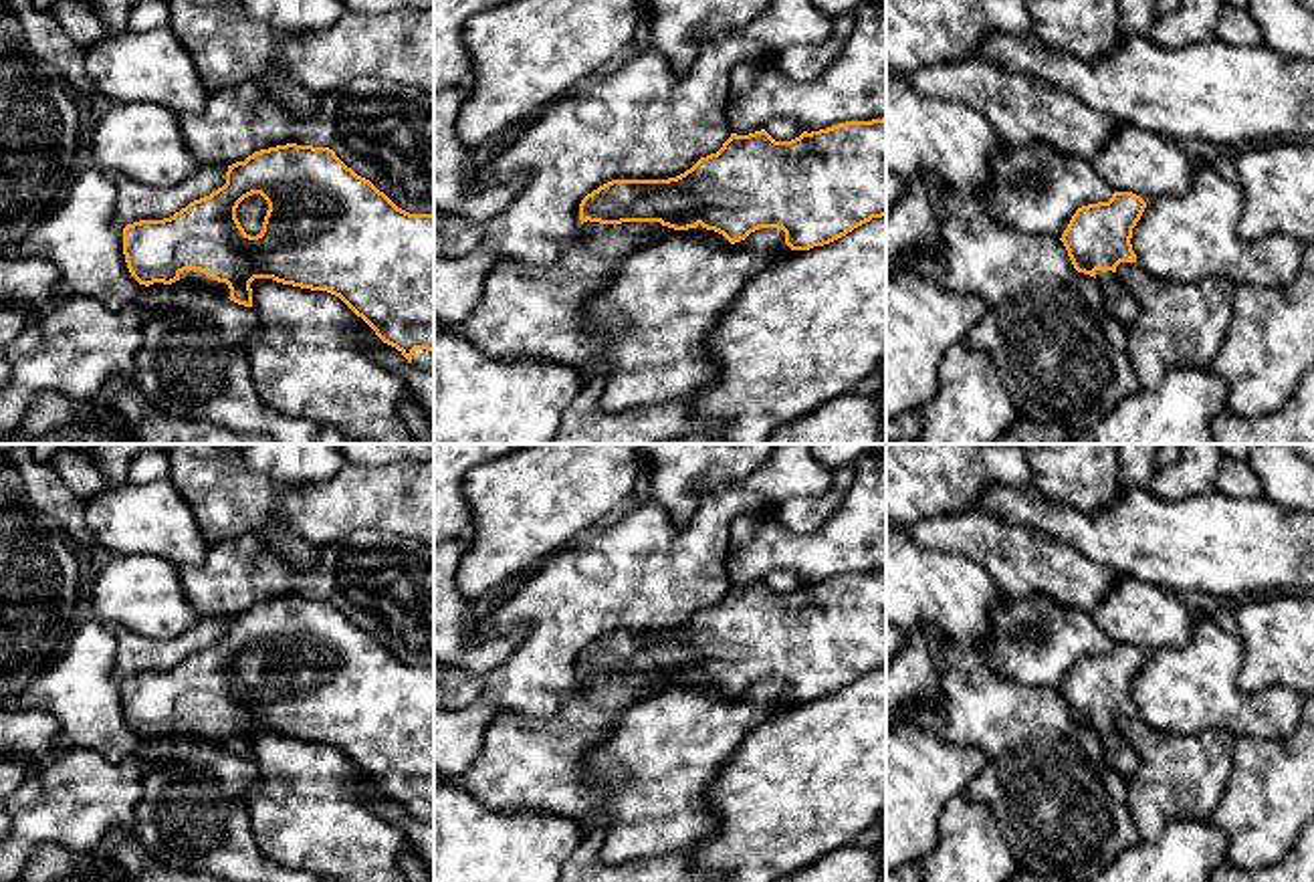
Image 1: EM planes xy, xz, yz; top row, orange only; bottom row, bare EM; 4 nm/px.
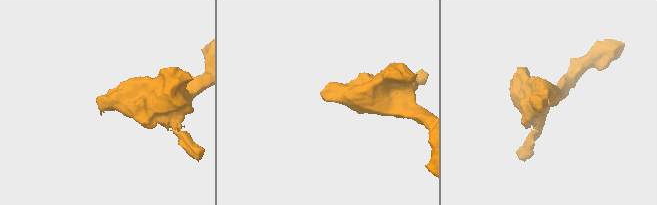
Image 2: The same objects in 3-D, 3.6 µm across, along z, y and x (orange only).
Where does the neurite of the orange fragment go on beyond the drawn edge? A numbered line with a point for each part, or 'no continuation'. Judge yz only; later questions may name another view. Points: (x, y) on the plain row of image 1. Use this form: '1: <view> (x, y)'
1: yz (1121, 757)

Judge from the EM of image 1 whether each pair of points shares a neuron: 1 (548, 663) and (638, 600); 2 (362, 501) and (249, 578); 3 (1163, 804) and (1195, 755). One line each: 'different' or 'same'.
1: same
2: different
3: same

